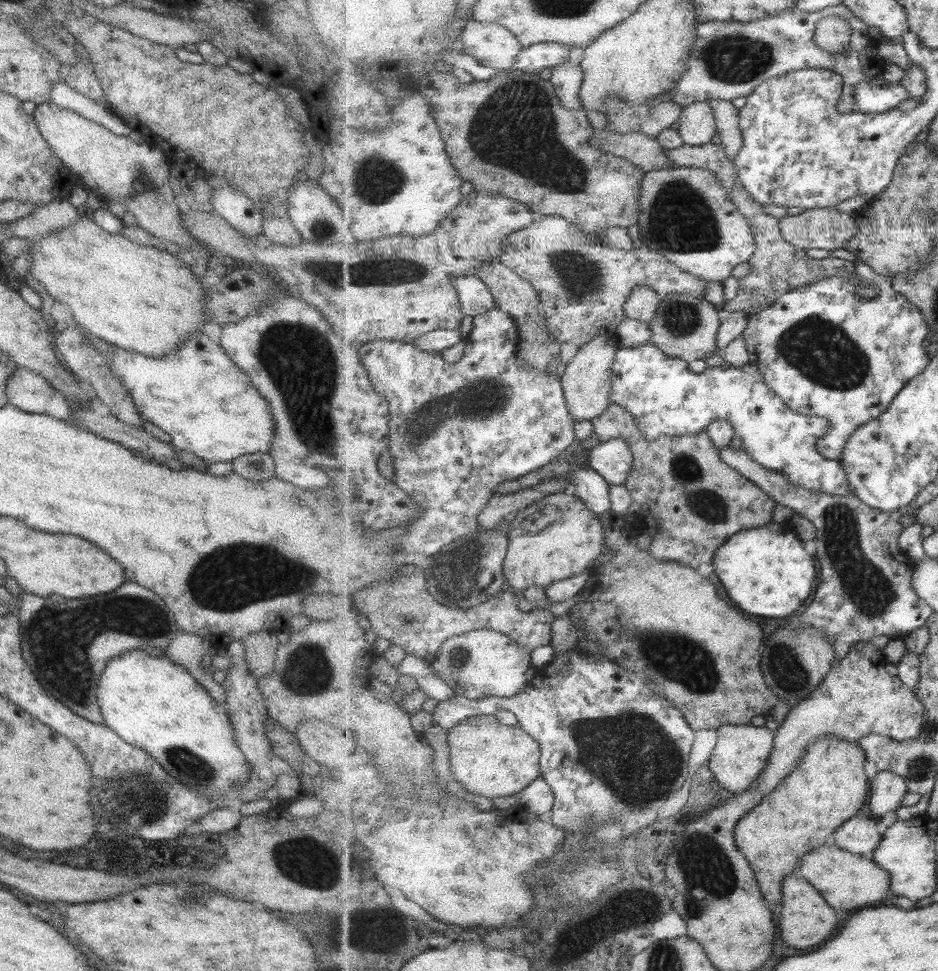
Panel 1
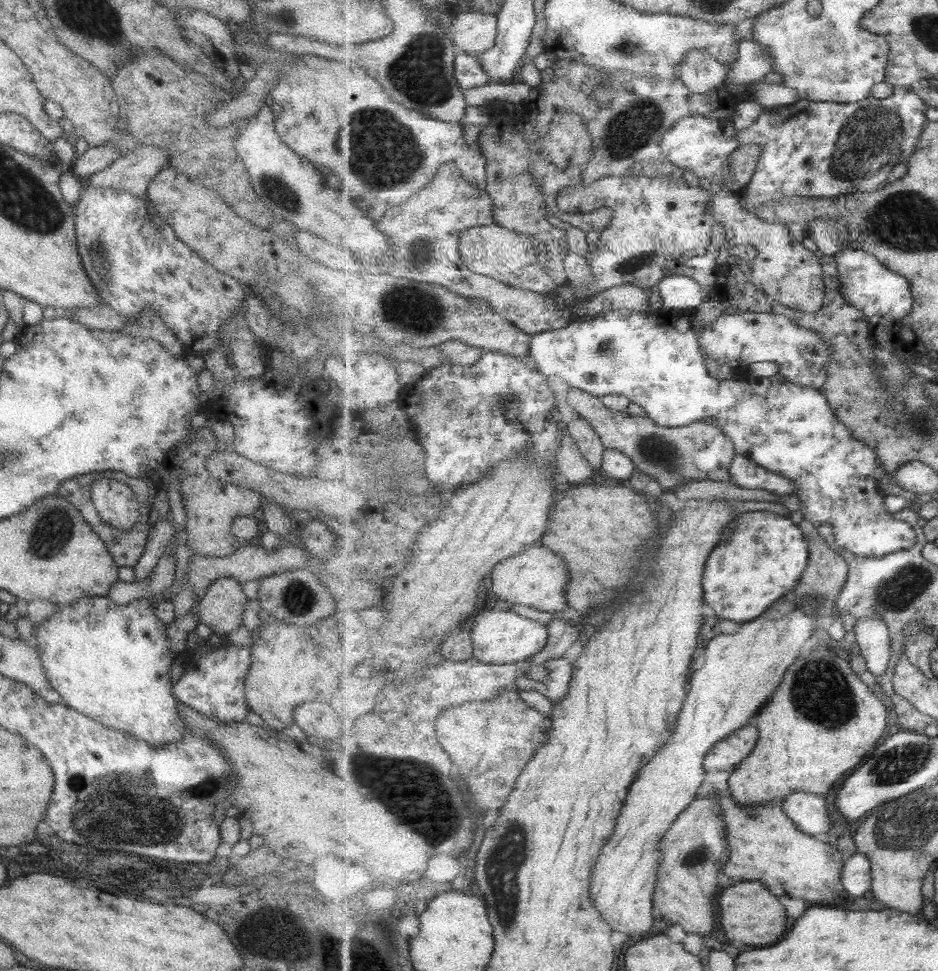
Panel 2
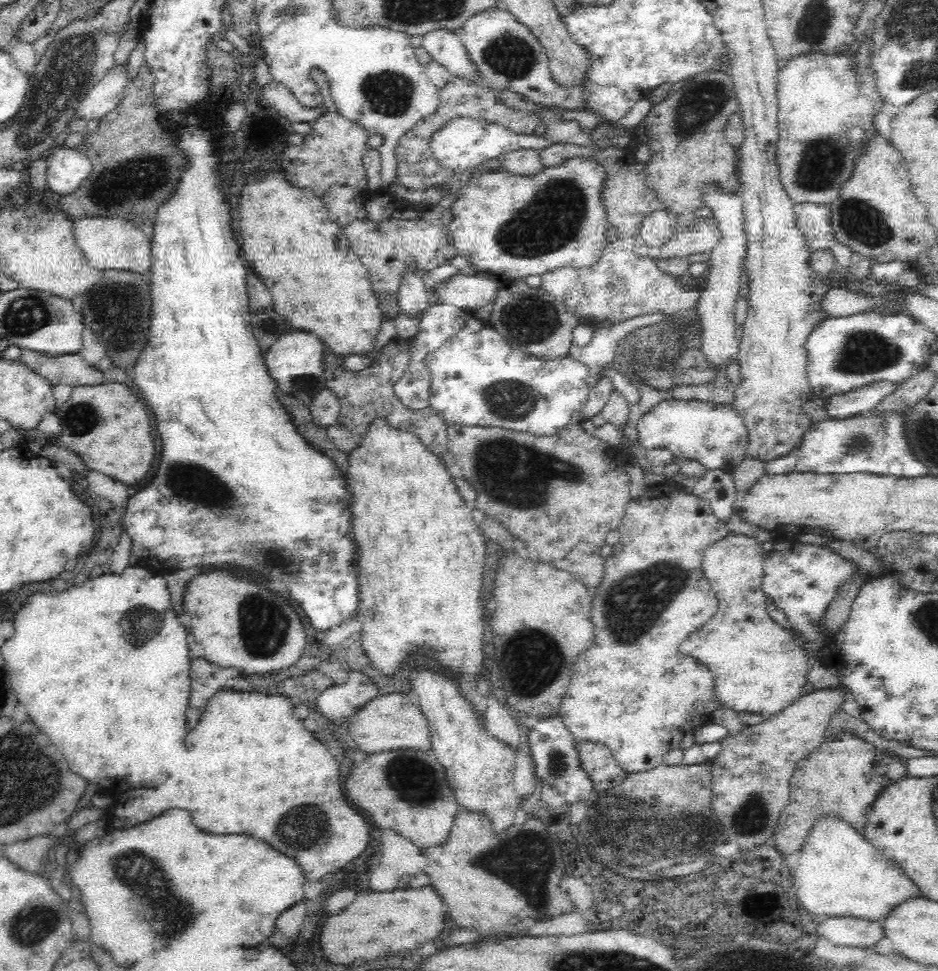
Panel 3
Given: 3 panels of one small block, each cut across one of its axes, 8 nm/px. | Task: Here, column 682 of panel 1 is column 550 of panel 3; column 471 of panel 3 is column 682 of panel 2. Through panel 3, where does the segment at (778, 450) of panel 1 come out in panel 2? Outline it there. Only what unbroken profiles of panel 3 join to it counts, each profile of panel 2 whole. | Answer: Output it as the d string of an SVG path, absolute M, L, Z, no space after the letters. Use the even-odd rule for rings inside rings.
M625 308L599 313L593 318L587 315L584 320L564 328L538 333L533 338L529 355L537 362L537 370L546 376L560 377L569 387L601 398L607 395L629 397L662 427L684 427L699 421L715 423L733 439L737 455L750 458L768 471L793 481L793 495L803 501L803 518L819 526L829 523L833 527L836 544L846 551L857 556L881 558L916 546L917 534L912 524L894 518L886 504L889 494L881 489L881 482L897 485L893 473L881 464L875 449L857 440L851 428L837 418L820 389L795 384L780 372L767 378L717 380L708 370L699 334L692 328L681 331L661 313L635 312Z

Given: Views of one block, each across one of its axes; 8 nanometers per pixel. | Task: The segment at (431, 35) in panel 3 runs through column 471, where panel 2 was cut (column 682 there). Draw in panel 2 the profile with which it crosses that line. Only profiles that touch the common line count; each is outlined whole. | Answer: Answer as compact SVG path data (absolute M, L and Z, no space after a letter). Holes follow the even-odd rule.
M697 49L689 52L689 58L681 63L680 80L689 91L706 94L725 85L729 68L717 61L711 53Z

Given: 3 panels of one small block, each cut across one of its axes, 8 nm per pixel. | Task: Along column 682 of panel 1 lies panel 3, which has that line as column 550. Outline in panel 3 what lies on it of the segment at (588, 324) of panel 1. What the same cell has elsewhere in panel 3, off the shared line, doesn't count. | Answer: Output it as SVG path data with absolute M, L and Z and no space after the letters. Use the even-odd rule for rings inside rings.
M635 238L608 242L595 264L575 268L556 268L541 275L541 288L564 304L566 312L579 318L608 317L614 321L630 320L642 314L663 312L676 315L697 306L701 292L685 287L682 280L661 272L650 256L636 253Z

